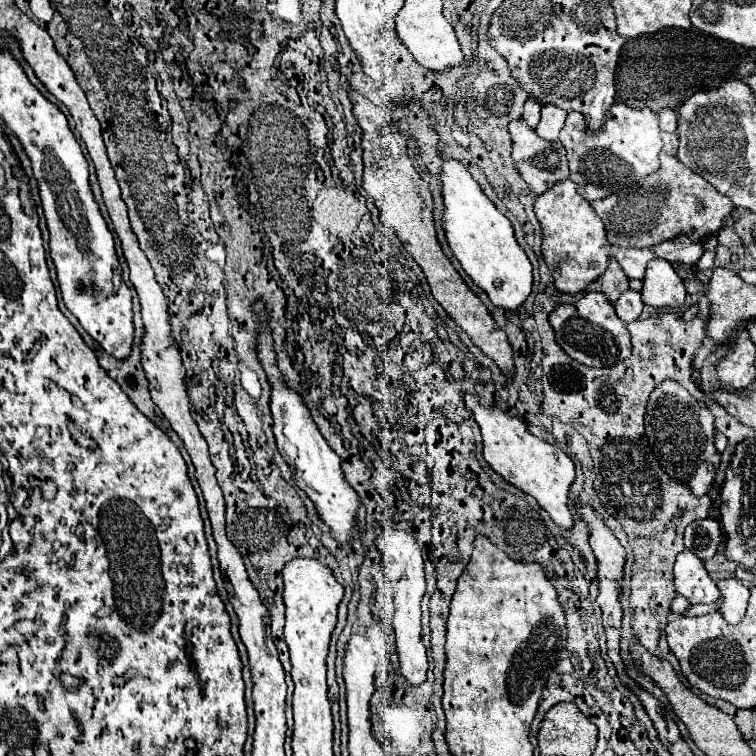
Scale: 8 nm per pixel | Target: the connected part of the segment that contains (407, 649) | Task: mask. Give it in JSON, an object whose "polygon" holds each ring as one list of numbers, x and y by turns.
{"polygon":[[385,531,375,539,377,549,383,555,383,577,389,581,395,595,395,615,393,627,397,635,397,655,401,665,401,675,413,687,427,679,427,653,421,641,421,599,425,595,425,575,423,575,423,555,415,537,407,531]]}

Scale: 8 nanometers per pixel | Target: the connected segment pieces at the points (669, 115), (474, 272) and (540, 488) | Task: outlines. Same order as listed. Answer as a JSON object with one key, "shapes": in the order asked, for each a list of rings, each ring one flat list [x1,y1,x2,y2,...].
{"shapes":[[[673,109,659,111,659,127,661,127,661,131,675,133,675,129,677,129,677,113]],[[441,157,441,193,443,193,443,215,441,223,445,229,447,243,453,255,461,261,465,273,481,287,495,307,515,311,531,293,531,261,525,251,519,247,511,221,497,211,497,207,485,197,471,173,451,157]],[[465,393,463,399,481,429,483,445,485,445,483,453,485,453,485,461,491,465,491,469,495,473,499,473,509,485,531,495,551,515,551,519,559,527,571,529,573,517,569,511,569,503,571,503,569,485,575,479,575,465,573,465,571,457,565,451,561,451,557,445,535,437,527,429,525,421,507,415,497,405,483,405,479,401,479,397,473,393]]]}

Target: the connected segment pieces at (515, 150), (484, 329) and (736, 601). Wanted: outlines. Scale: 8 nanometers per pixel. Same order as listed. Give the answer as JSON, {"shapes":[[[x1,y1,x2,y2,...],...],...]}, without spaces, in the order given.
{"shapes":[[[523,119,509,123,509,135,513,141,511,157,515,163,515,169,519,171,519,175,523,177,523,181,529,185,529,189,533,193,537,193,537,195,545,193,547,189,551,189,551,185,555,185,555,181,569,179,569,165,567,165,565,149,559,141,541,139,533,129,527,127,527,123]],[[357,91,349,93,349,99,353,103,353,115,363,129,361,135,361,149,363,149,363,189,373,197,377,209,379,209,379,221,383,225,389,225,397,237,401,239,403,247,411,257,419,263,421,271,425,273,433,297,439,301,439,305,447,311,447,315,473,339,473,343,489,355,497,367,503,371,507,379,513,377,513,349,507,341,507,335,503,329,499,329,489,315,483,301,469,289,469,285,463,281,463,277,453,269,453,263,445,257,445,253,439,247,437,235,435,235,435,223,433,223,433,201,427,183,419,177,415,171,409,155,407,145,397,129,397,125,391,119,391,113,367,97,363,97]],[[725,579,717,581,717,587,721,591,721,607,719,613,727,619,727,623,737,625,747,609,749,599,749,587,737,579]]]}

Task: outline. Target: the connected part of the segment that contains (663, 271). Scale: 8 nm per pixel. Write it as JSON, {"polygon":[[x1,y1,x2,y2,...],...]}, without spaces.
{"polygon":[[651,259,645,269,641,297,651,307,679,307,685,301,683,279,677,277,673,265,663,259]]}

